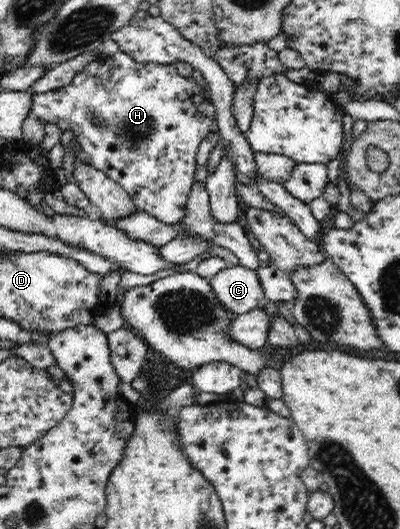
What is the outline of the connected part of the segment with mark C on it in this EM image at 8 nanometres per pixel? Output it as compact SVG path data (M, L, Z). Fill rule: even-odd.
M243 265L228 266L226 269L220 270L209 279L209 285L211 285L211 291L213 291L213 295L217 297L217 301L221 303L221 306L235 315L257 309L257 304L262 299L266 300L261 283L259 283L259 277L257 277L257 271L248 269Z

